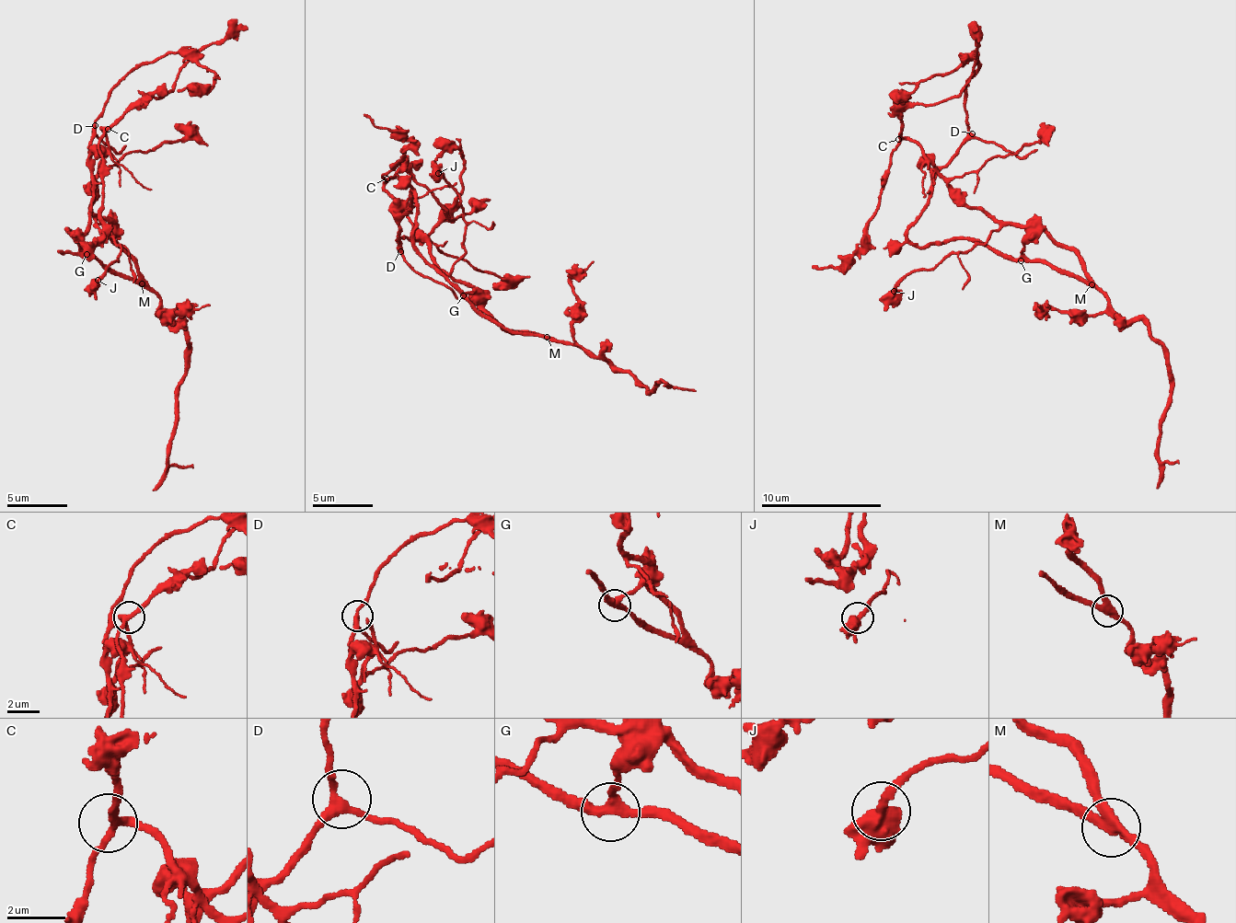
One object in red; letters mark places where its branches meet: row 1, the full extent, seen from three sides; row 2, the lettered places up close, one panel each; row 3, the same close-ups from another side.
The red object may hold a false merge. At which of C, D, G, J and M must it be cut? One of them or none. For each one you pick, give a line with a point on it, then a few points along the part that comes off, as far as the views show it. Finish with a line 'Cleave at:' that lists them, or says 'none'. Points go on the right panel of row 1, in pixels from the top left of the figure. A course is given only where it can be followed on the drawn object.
M: (1091, 284) | (1091, 285), (978, 239), (917, 246), (906, 227), (969, 127), (969, 57), (904, 96), (913, 97)
Cleave at: M

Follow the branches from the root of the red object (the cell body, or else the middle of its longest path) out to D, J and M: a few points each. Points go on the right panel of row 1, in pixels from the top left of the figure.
D: (1002, 224), (987, 212), (972, 209), (936, 175), (961, 143), (972, 133)
J: (1002, 224), (983, 244), (950, 253), (931, 268), (917, 269), (895, 283), (893, 290)
M: (1002, 224), (1033, 224), (1073, 253), (1091, 285)

